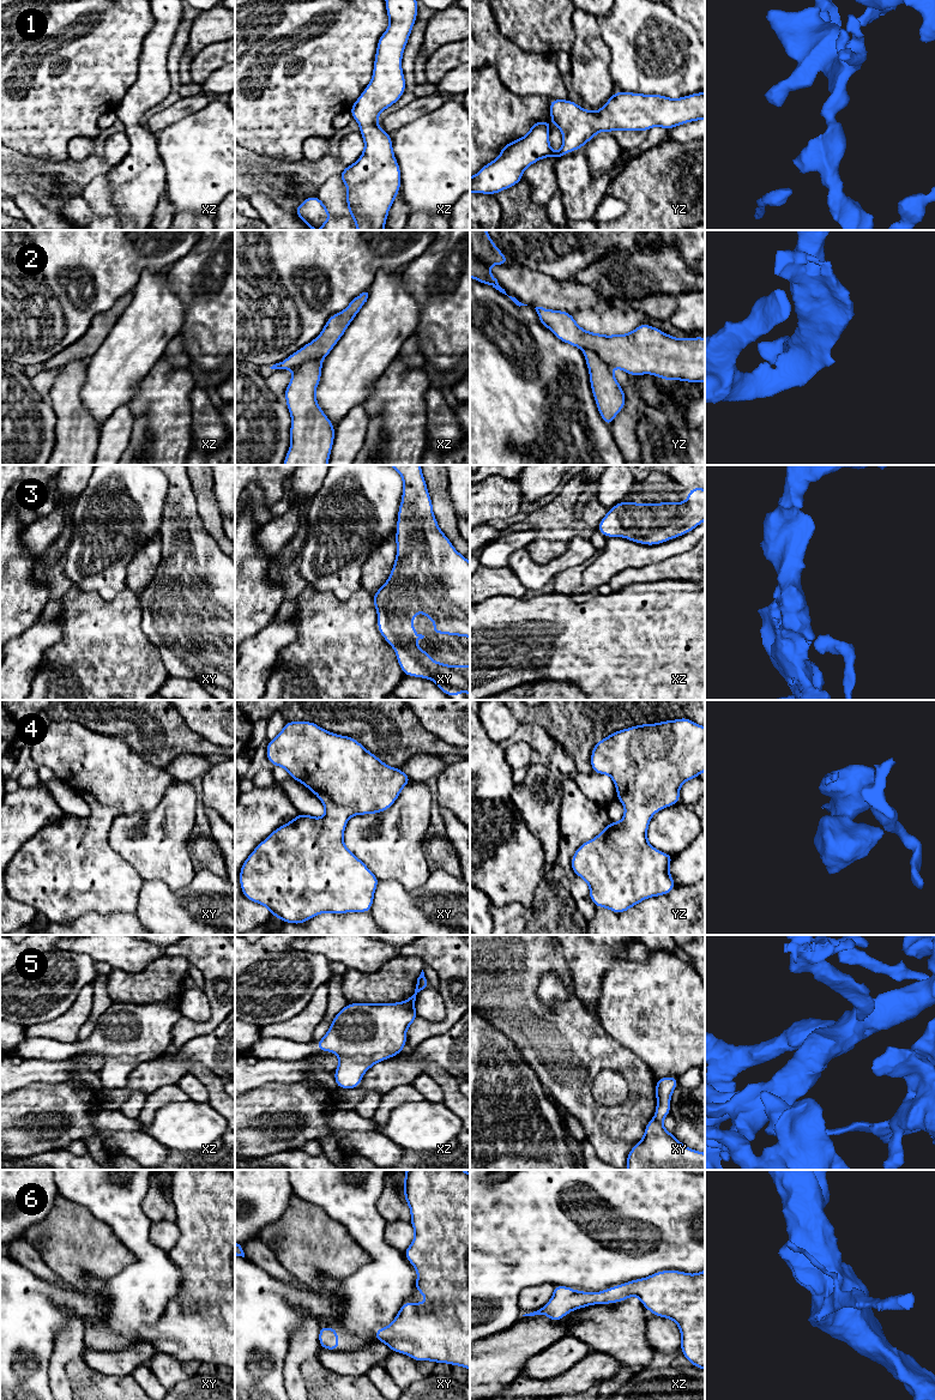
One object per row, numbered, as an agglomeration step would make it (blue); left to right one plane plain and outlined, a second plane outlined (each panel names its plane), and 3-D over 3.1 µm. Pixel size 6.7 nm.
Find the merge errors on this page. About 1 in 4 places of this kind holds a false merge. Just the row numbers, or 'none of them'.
5

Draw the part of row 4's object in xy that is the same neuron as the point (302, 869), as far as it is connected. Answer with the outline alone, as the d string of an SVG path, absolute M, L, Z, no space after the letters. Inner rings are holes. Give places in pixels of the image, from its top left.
M286 722L282 731L267 743L266 756L272 766L285 768L294 780L315 793L326 813L324 817L298 814L276 828L253 850L240 870L240 886L245 898L264 905L273 917L292 924L306 923L324 912L369 912L380 880L345 846L343 835L346 821L354 815L387 810L412 779L400 768L384 764L354 737L326 731L313 722Z

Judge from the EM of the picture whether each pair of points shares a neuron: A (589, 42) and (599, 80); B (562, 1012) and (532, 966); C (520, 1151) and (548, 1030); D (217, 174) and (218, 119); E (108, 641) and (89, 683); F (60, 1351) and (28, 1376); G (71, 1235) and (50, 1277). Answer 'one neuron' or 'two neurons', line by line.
A: one neuron
B: one neuron
C: two neurons
D: one neuron
E: one neuron
F: two neurons
G: two neurons

